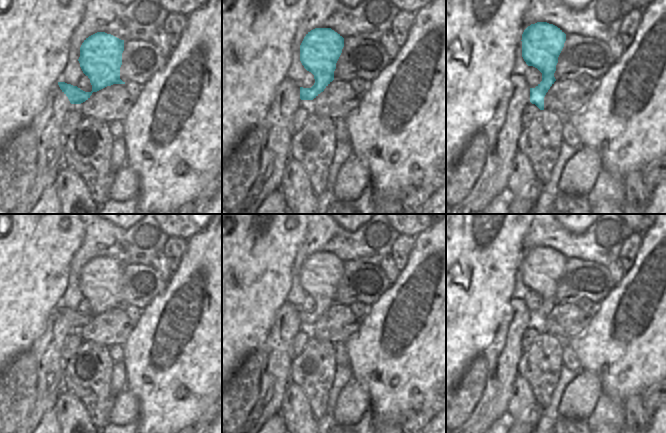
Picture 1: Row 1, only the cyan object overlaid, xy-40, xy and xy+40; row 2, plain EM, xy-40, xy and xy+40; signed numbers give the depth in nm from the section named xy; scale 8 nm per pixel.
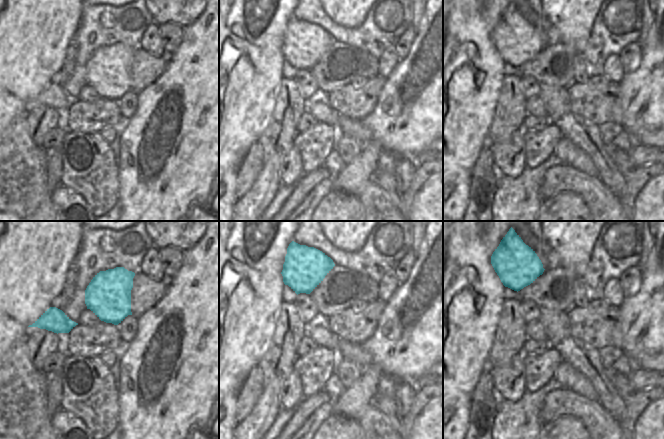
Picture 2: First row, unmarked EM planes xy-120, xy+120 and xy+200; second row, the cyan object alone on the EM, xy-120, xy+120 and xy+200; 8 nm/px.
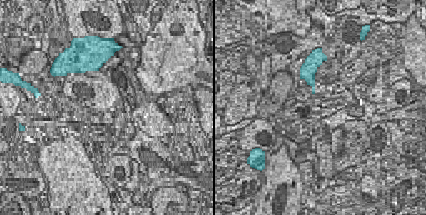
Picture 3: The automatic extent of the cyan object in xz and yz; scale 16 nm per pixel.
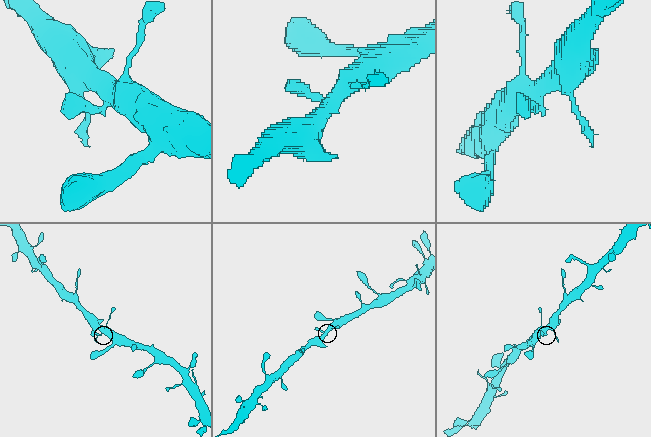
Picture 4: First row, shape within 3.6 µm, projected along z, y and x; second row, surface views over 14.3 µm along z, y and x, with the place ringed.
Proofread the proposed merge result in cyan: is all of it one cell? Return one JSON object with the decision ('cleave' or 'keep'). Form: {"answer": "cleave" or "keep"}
{"answer": "keep"}

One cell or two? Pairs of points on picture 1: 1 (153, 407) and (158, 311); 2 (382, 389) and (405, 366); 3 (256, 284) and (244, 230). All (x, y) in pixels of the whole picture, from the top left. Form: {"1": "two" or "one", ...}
{"1": "one", "2": "one", "3": "one"}

